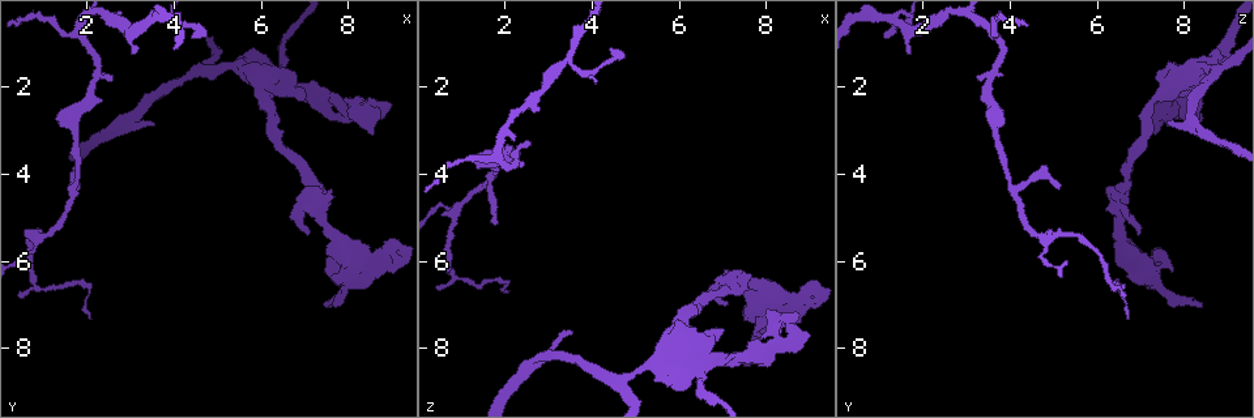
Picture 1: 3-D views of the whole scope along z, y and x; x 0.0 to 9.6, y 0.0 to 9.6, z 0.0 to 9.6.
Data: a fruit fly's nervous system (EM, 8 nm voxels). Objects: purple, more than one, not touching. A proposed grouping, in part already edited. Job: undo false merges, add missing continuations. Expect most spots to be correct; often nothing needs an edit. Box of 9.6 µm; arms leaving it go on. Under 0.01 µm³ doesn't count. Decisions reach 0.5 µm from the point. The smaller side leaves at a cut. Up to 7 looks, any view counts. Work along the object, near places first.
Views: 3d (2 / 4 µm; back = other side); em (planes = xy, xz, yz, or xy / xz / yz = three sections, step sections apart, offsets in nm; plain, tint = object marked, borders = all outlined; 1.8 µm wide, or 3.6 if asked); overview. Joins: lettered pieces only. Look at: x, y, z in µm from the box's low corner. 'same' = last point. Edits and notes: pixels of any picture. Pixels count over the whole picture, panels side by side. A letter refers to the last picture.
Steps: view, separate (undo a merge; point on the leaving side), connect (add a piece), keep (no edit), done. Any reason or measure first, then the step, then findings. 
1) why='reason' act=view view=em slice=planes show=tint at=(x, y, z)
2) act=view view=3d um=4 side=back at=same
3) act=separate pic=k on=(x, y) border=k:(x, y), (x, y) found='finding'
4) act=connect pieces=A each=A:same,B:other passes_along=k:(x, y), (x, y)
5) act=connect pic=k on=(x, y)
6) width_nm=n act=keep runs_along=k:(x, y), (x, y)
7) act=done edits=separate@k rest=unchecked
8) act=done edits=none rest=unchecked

why='thin neck' act=view view=3d um=4 at=(0.90, 5.45, 4.80)

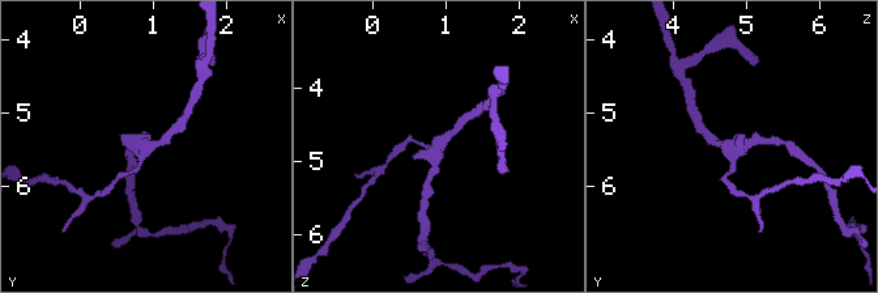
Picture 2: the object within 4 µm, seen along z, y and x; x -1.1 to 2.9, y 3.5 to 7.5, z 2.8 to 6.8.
act=view view=em slice=planes show=borders at=(0.90, 5.45, 4.80)

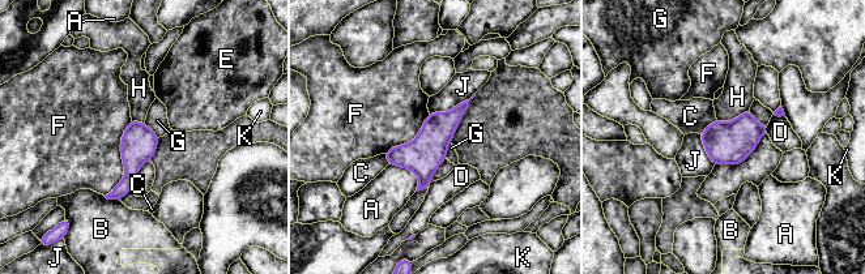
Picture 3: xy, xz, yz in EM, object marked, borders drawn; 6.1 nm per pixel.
longest_contact=F:500nm act=keep each=A:other,B:other,C:other,D:other,E:other,F:other,G:other,H:other,J:other,K:other border=3:(450, 142), (446, 158) found='one neuron here'

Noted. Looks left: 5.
why='calibre changes' act=view view=3d um=4 at=(6.50, 1.50, 8.70)

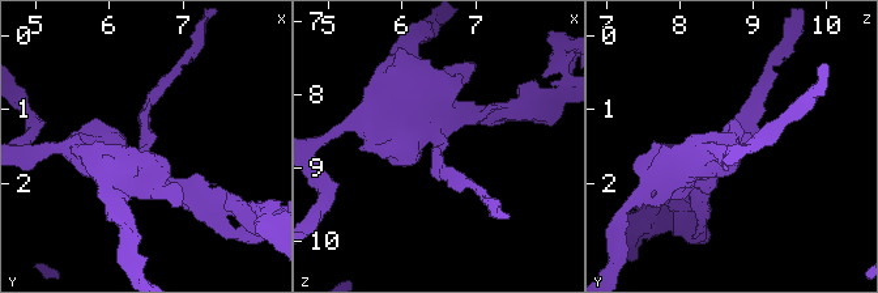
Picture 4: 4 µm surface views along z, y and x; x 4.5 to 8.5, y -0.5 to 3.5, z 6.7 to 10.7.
arm_widths_nm=160,460 act=view view=em slice=planes show=tint at=(6.50, 1.55, 8.75)

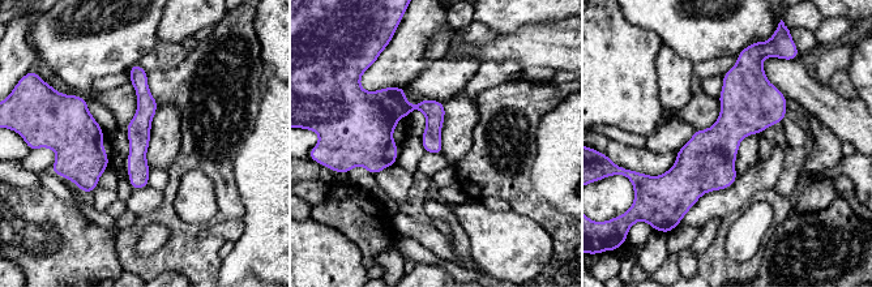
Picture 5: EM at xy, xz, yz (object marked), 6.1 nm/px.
act=view view=em slice=planes show=borders at=same

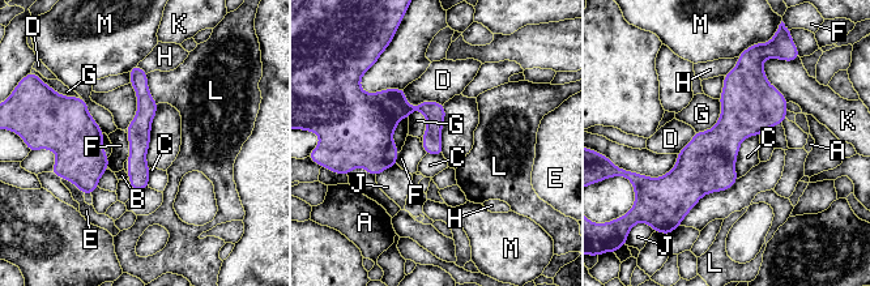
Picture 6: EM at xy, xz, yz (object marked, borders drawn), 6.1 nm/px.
width_nm=120 act=keep each=A:other,B:other,C:other,D:other,E:other,F:other,G:other,H:other,J:other,K:other,L:other,M:other border=6:(759, 135), (741, 142), (737, 178) found='continuous, no second neuron'

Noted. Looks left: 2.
why='abrupt turn' act=view view=em um=3.6 slice=planes show=borders at=(8.05, 6.05, 7.00)

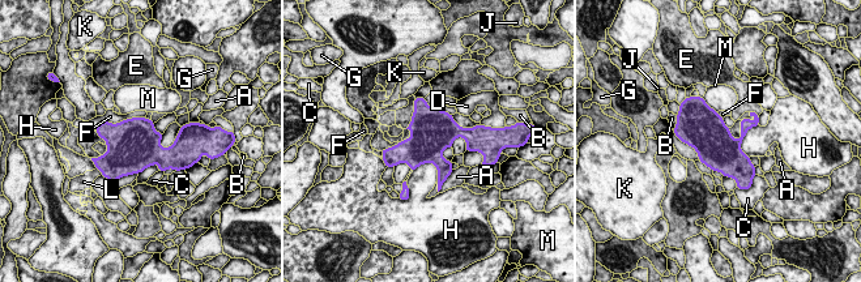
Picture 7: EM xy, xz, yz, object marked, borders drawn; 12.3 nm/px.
longest_contact=F:650nm act=keep each=A:other,B:other,C:other,D:other,E:other,F:other,G:other,H:other,J:other,K:other,L:other,M:other border=7:(758, 124), (741, 144), (749, 157) found='all the same neuron'

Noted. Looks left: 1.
act=done edits=none rest=unchecked

